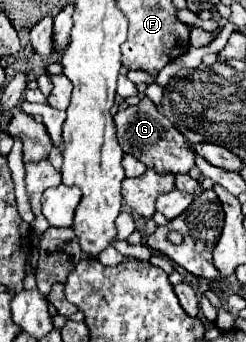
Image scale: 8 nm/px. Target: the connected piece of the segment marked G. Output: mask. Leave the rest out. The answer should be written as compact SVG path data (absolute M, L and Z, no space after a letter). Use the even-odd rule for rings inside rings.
M142 97L138 105L130 105L118 111L114 115L114 123L122 151L142 161L148 169L154 169L156 173L188 173L194 167L194 149L188 147L188 141L148 97Z

